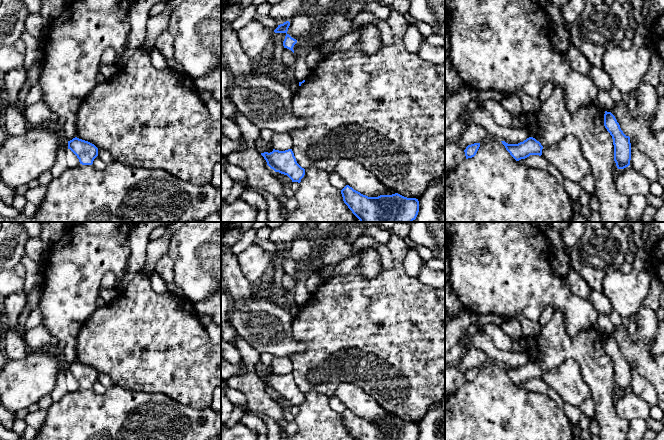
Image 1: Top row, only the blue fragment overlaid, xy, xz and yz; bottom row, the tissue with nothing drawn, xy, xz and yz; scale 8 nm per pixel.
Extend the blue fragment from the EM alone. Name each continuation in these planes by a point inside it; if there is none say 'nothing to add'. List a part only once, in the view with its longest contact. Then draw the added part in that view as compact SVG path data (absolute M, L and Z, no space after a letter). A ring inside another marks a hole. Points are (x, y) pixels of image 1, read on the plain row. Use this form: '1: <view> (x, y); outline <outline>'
nothing to add

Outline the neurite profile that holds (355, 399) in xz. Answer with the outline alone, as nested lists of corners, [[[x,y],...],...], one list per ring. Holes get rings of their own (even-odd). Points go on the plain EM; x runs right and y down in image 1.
[[[339,384],[334,396],[340,399],[347,409],[368,421],[396,417],[381,407],[371,395],[353,384]]]

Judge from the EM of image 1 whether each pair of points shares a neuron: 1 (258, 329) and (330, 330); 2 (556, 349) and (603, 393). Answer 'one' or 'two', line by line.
1: two
2: one

